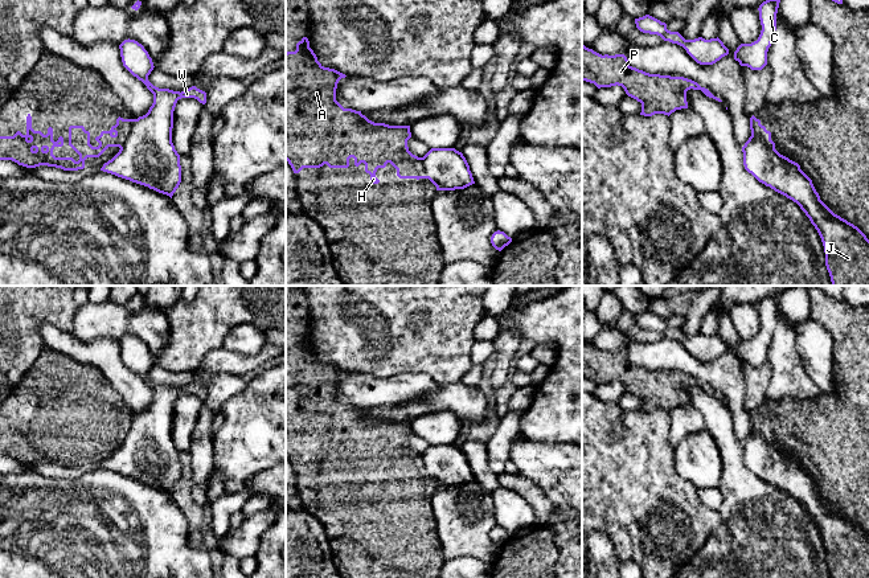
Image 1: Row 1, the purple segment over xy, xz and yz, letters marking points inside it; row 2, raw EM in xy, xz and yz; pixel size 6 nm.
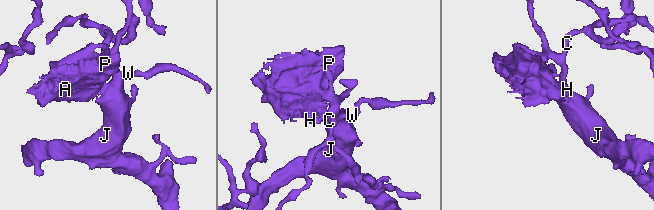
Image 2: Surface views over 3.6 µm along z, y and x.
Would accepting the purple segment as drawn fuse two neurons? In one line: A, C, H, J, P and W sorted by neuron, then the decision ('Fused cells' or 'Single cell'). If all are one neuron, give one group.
Groups: A H P / C J W. Fused cells

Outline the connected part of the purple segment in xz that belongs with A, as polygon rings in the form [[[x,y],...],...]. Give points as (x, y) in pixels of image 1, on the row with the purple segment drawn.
[[[307,37],[296,44],[295,52],[286,53],[286,160],[294,173],[324,164],[329,168],[348,168],[353,157],[356,167],[365,164],[373,184],[380,183],[377,169],[385,168],[388,163],[397,169],[399,179],[427,179],[422,157],[413,155],[407,147],[410,126],[374,123],[361,111],[344,108],[336,101],[337,83],[345,77],[317,61]]]

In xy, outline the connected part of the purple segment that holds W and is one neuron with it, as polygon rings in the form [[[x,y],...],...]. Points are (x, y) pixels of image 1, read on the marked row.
[[[135,40],[120,45],[123,66],[153,94],[148,112],[134,119],[127,140],[101,171],[148,186],[172,198],[181,183],[180,155],[172,143],[173,111],[181,98],[206,103],[206,93],[192,86],[184,91],[159,89],[148,81],[153,62],[148,52]]]

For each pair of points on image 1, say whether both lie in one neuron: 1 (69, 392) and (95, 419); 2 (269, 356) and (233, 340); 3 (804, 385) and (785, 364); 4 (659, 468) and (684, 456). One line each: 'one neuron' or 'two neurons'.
1: one neuron
2: two neurons
3: one neuron
4: two neurons

